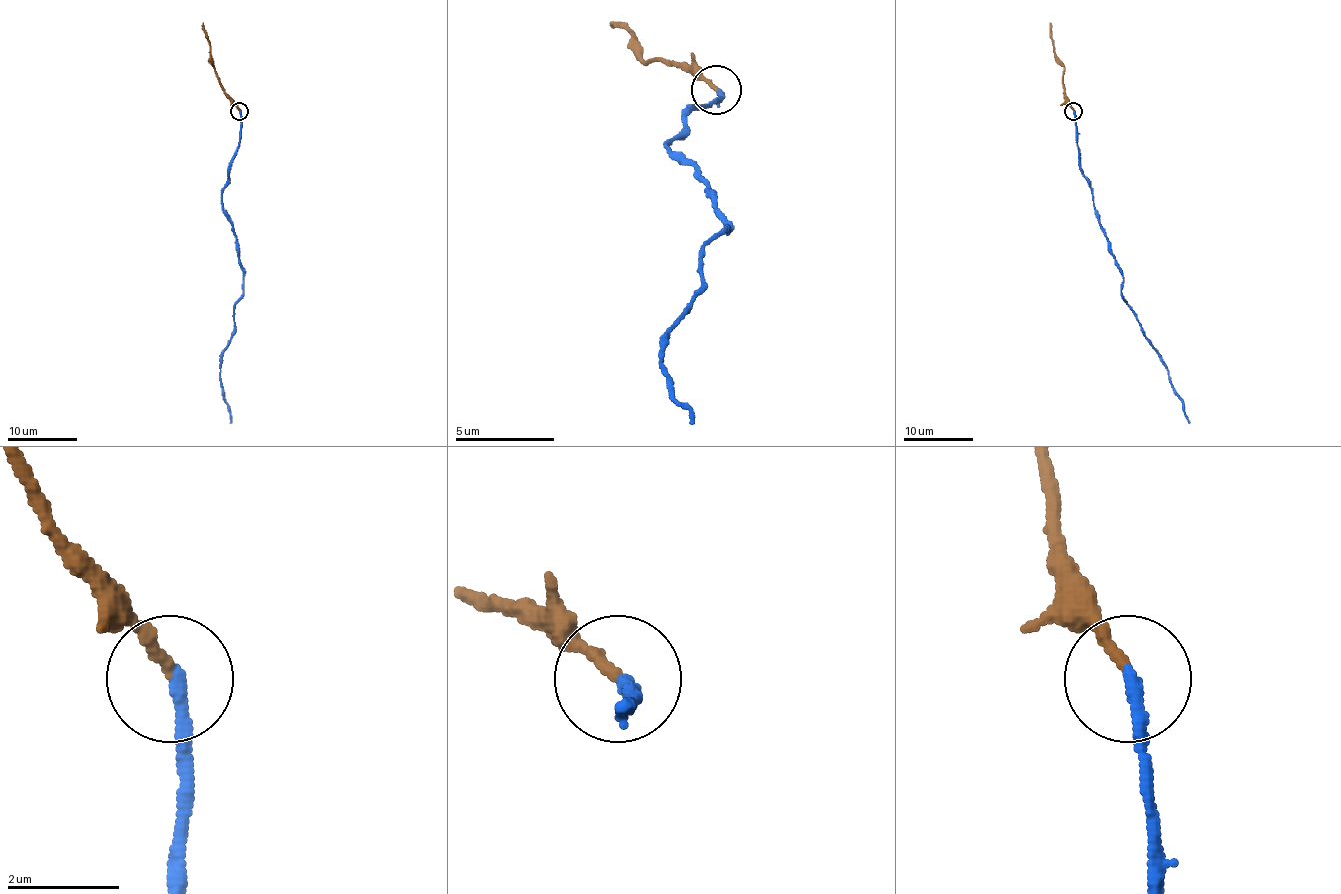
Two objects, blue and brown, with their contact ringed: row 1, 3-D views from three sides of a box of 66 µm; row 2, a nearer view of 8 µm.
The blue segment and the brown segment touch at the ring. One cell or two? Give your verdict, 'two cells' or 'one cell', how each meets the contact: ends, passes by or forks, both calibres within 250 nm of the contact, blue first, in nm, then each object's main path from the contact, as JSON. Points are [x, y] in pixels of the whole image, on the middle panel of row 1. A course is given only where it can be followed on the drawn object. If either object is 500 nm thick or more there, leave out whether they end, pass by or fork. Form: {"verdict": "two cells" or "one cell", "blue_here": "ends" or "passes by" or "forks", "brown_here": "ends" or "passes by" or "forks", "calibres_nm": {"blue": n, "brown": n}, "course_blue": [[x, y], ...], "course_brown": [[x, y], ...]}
{"verdict": "one cell", "blue_here": "ends", "brown_here": "ends", "calibres_nm": {"blue": 260, "brown": 190}, "course_blue": [[715, 91], [665, 145], [710, 185], [725, 225], [700, 250], [700, 290], [665, 334], [660, 359], [695, 424]], "course_brown": [[715, 91], [680, 66], [645, 61], [635, 36], [611, 21]]}

